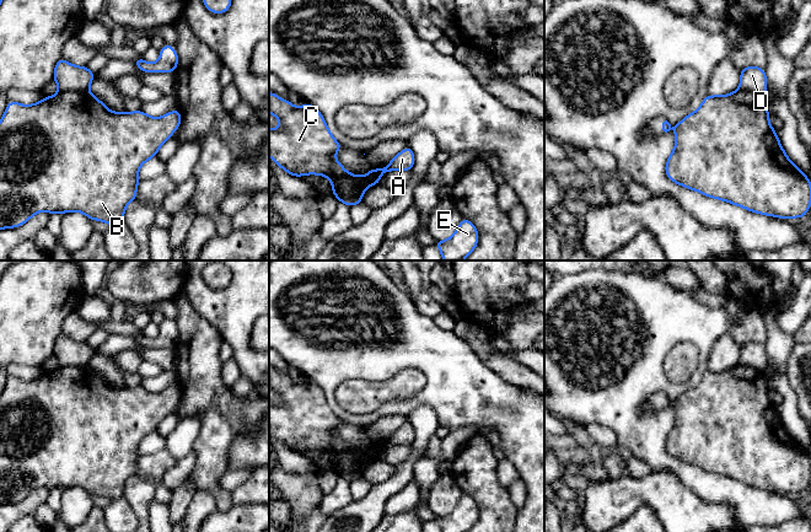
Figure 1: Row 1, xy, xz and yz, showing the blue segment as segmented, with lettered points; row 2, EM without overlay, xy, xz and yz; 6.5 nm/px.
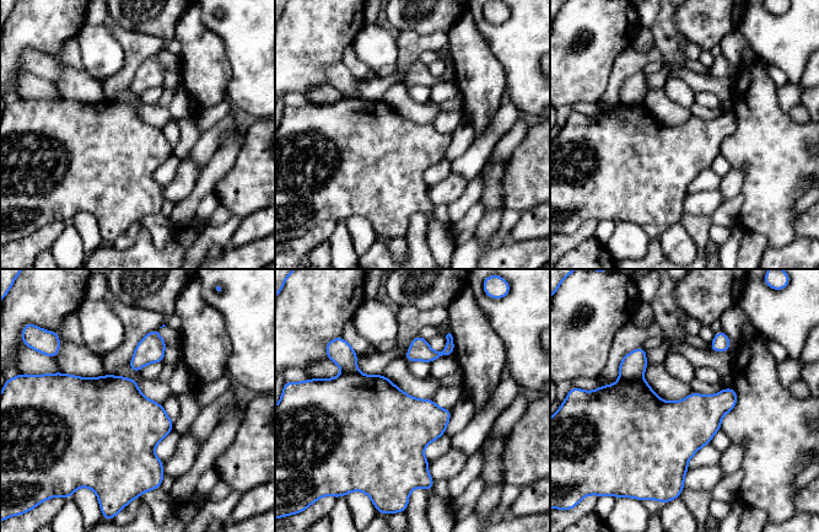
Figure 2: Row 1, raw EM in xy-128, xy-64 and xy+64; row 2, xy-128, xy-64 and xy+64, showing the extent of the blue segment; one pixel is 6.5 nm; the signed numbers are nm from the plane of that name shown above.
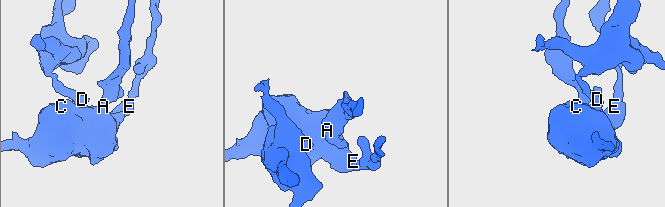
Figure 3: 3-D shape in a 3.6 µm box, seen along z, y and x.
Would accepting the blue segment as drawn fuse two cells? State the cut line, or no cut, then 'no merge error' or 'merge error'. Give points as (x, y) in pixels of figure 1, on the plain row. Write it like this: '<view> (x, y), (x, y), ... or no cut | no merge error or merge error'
xy (59, 365), (87, 367) | merge error

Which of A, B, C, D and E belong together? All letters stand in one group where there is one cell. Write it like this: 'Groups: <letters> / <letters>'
Groups: A B C E / D

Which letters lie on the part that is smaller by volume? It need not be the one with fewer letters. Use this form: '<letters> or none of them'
D

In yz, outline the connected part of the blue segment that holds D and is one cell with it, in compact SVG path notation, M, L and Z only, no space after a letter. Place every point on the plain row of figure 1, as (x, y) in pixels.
M746 342L740 345L741 355L740 364L752 367L759 372L767 369L767 353L766 346L758 342Z

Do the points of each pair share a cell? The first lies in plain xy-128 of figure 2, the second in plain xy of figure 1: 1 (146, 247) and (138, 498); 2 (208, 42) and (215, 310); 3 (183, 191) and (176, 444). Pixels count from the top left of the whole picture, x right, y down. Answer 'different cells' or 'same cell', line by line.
1: same cell
2: different cells
3: different cells

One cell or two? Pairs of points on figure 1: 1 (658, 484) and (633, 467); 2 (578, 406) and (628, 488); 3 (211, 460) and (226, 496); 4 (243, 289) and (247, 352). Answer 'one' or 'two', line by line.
1: two
2: two
3: one
4: one

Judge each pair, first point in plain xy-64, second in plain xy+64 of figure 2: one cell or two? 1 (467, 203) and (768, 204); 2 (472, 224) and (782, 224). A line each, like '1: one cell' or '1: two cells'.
1: two cells
2: two cells

